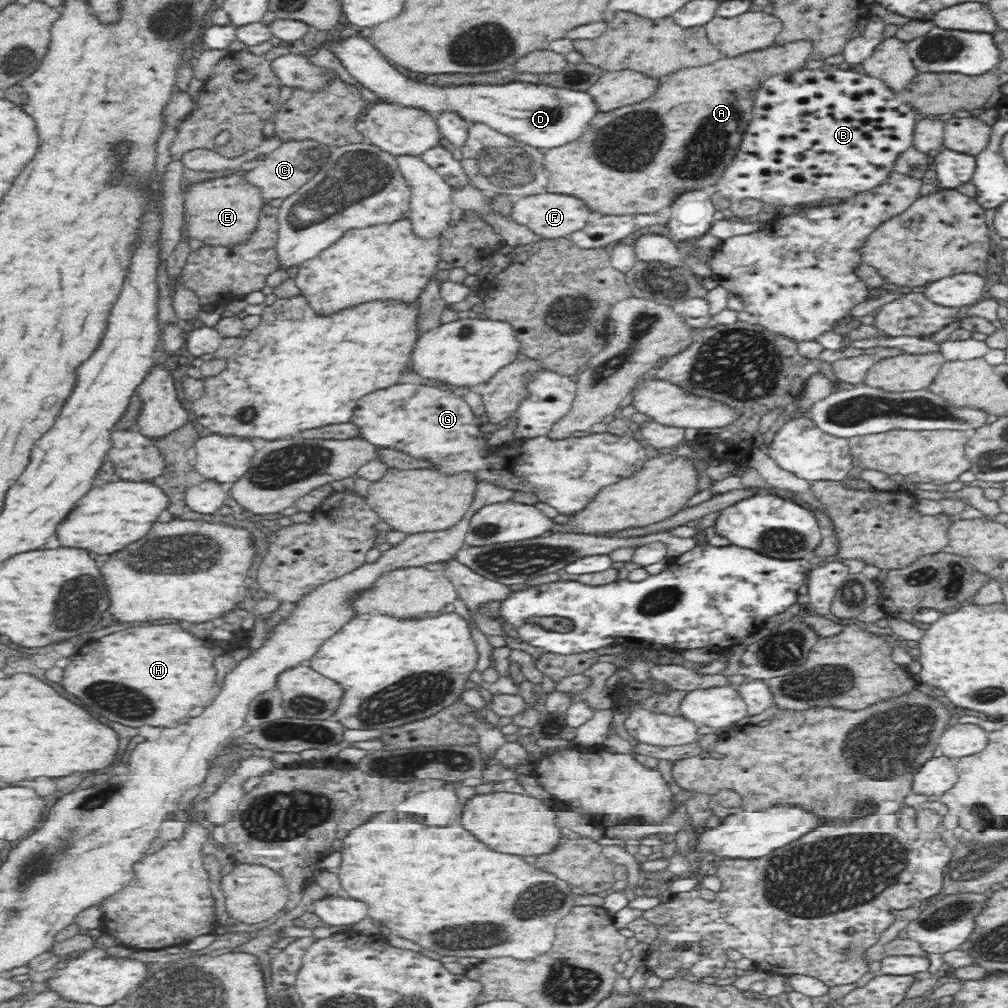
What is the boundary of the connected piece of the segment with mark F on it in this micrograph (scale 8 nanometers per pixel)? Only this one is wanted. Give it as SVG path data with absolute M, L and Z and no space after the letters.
M541 193L519 198L512 206L511 217L518 224L527 226L532 232L547 240L565 240L575 232L581 231L598 212L590 211L581 198L565 194Z

